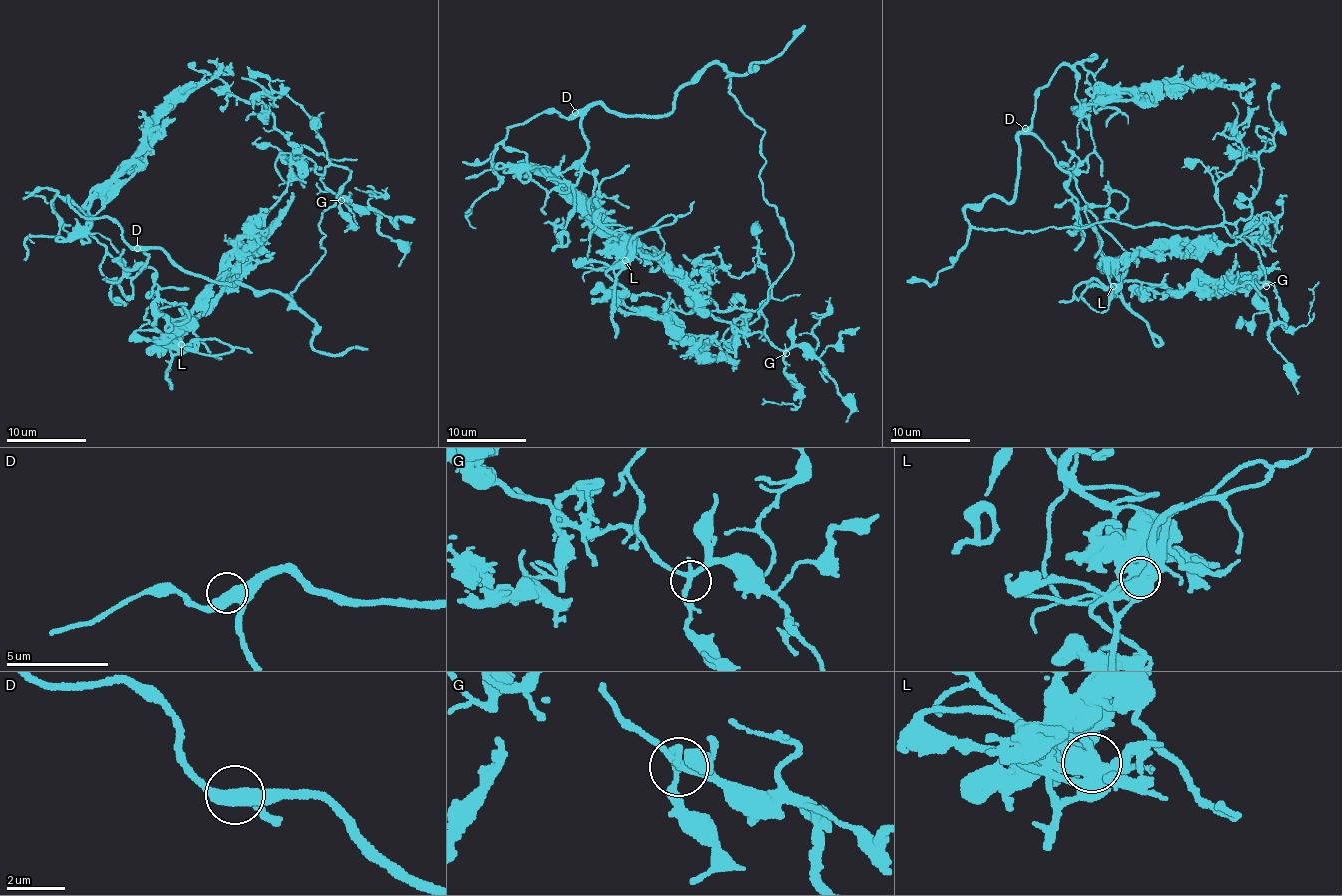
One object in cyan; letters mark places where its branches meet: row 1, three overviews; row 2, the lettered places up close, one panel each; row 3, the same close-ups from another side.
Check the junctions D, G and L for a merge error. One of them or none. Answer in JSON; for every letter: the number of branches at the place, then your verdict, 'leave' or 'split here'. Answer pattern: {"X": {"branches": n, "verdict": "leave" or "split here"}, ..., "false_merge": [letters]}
{"D": {"branches": 3, "verdict": "leave"}, "G": {"branches": 3, "verdict": "leave"}, "L": {"branches": 3, "verdict": "leave"}, "false_merge": []}

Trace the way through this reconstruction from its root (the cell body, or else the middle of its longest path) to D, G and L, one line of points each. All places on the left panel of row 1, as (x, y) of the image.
D: (193, 312), (171, 319), (155, 310), (154, 270), (142, 269), (148, 253), (137, 248)
G: (193, 312), (286, 189), (289, 164), (295, 156), (303, 154), (311, 160), (323, 185), (341, 200)
L: (193, 312), (189, 315), (189, 329), (179, 337), (181, 344)

